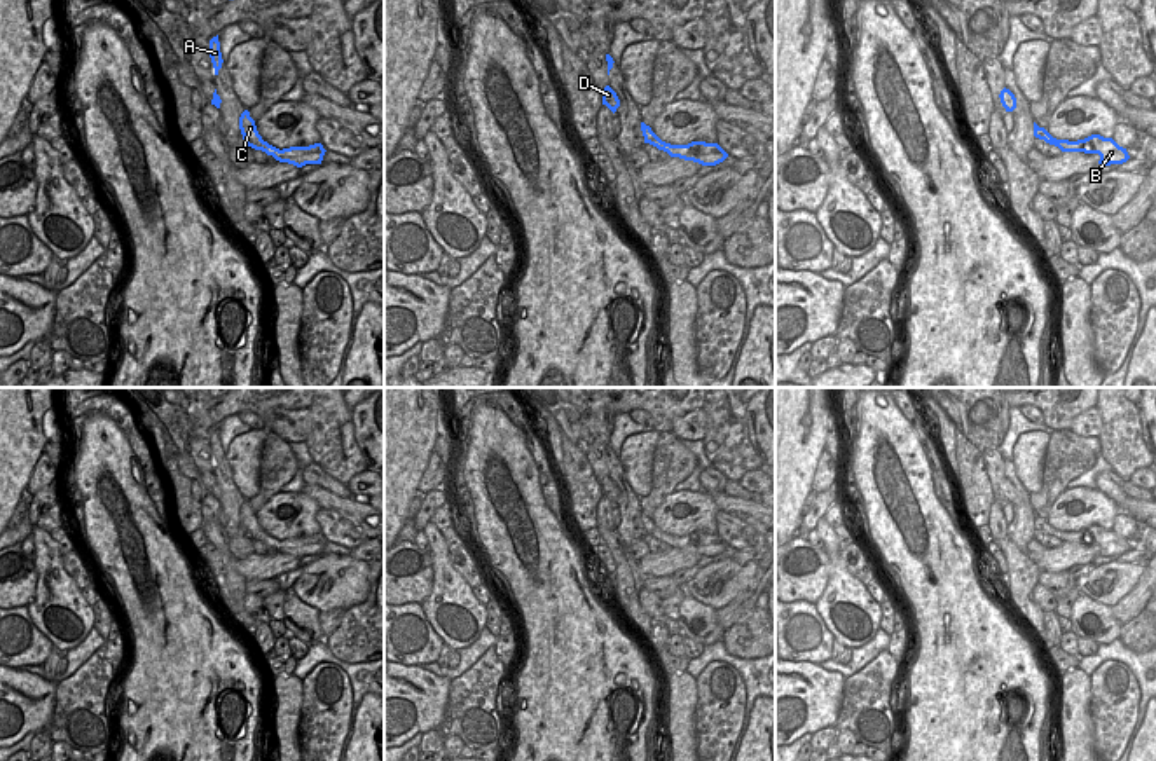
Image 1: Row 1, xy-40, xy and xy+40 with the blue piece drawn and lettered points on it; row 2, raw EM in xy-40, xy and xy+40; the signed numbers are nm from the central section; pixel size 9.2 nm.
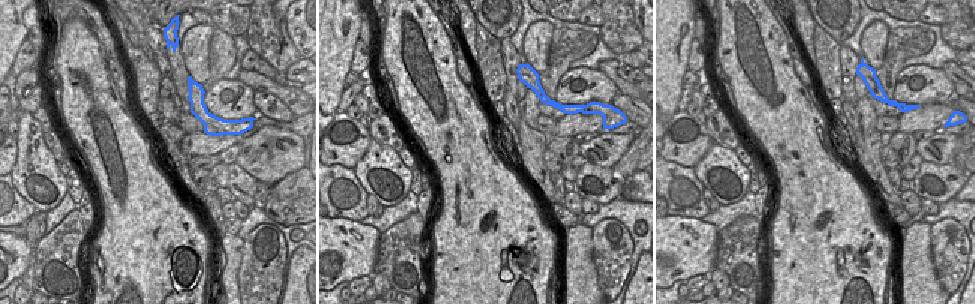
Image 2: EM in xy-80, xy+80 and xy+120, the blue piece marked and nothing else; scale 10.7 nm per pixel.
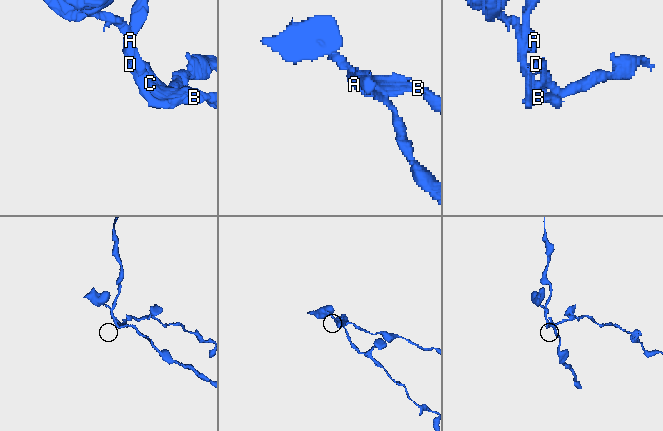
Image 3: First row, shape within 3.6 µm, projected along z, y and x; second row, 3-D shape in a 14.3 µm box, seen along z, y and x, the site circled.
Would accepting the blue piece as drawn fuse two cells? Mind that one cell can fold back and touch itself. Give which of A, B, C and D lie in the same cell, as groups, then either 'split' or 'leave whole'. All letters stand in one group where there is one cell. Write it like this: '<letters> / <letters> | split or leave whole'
A B C / D | split

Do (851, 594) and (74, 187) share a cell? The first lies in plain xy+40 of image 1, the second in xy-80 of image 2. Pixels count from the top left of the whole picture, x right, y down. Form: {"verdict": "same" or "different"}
{"verdict": "different"}

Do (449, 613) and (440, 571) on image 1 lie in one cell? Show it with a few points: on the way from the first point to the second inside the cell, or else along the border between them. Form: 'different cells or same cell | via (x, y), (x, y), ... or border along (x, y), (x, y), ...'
same cell | via (449, 603), (447, 582)

